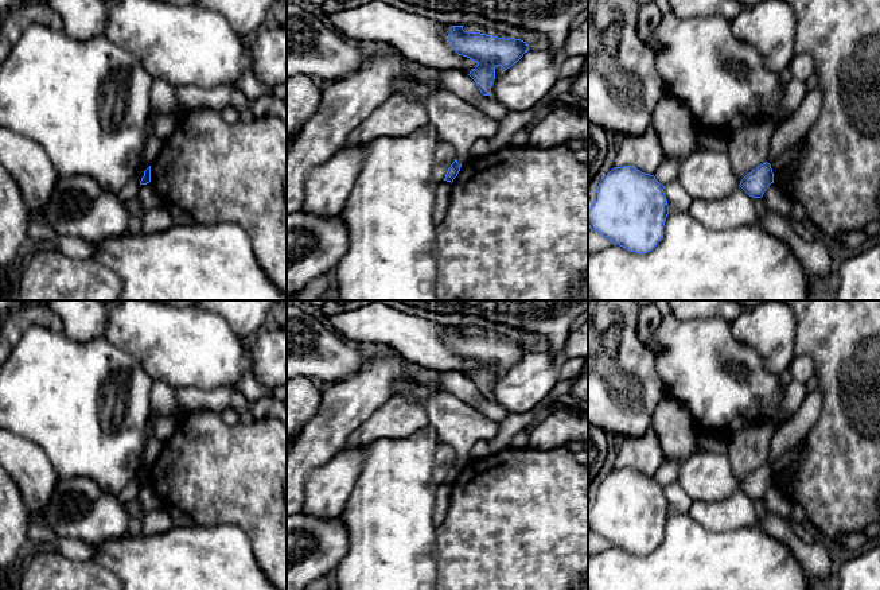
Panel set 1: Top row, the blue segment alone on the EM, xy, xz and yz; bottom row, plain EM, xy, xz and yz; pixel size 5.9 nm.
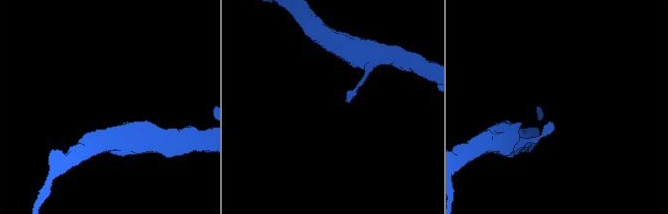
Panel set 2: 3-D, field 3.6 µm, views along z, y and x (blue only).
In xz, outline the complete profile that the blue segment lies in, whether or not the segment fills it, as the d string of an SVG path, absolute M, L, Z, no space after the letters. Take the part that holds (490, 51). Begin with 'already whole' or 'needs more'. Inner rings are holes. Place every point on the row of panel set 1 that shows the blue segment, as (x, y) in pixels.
already whole; M463 26L452 27L453 31L448 34L447 40L459 55L478 63L468 75L475 81L483 96L491 96L497 66L507 70L530 50L527 43L521 39L467 32Z

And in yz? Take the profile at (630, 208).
already whole; M631 166L614 167L600 181L595 193L595 201L588 210L589 229L631 252L647 253L653 251L663 236L669 214L663 189L665 186L654 175L645 174Z

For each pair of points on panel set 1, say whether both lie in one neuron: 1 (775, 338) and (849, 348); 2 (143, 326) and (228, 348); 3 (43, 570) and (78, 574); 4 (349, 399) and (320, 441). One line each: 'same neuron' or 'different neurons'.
1: different neurons
2: same neuron
3: same neuron
4: same neuron

